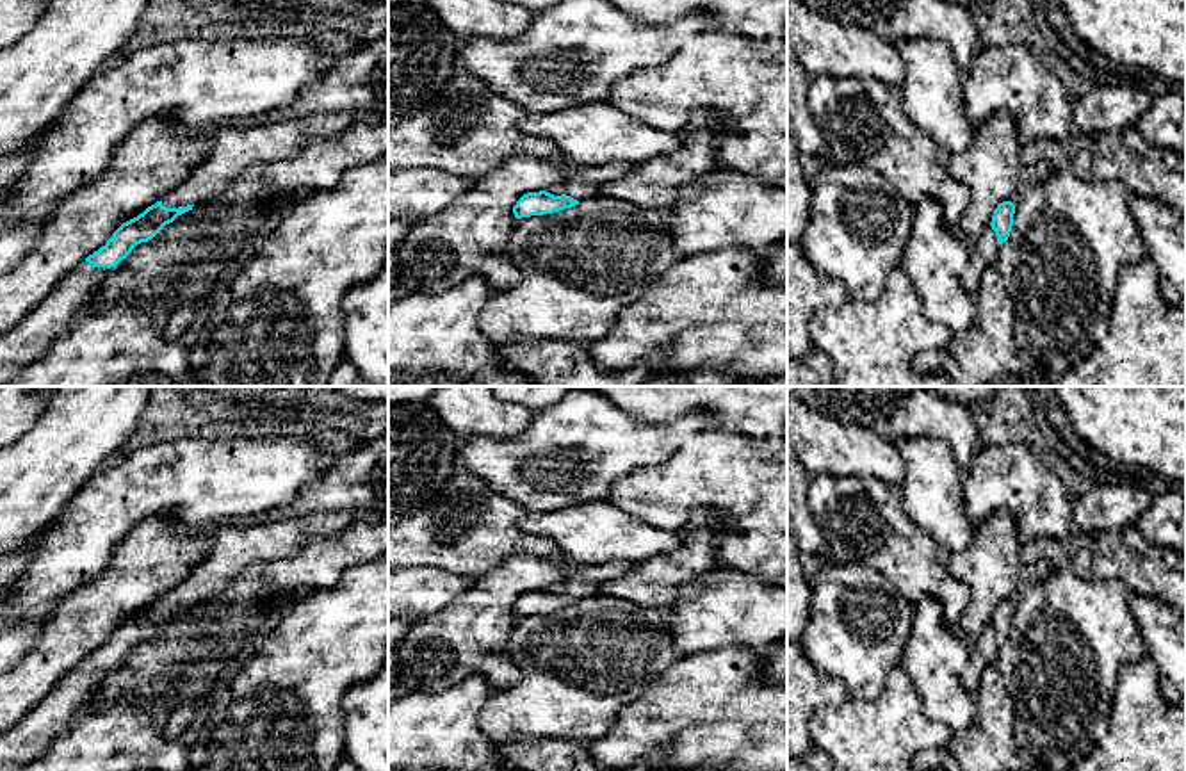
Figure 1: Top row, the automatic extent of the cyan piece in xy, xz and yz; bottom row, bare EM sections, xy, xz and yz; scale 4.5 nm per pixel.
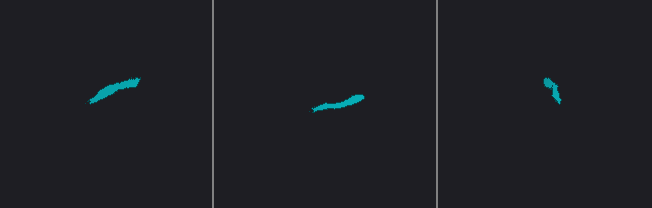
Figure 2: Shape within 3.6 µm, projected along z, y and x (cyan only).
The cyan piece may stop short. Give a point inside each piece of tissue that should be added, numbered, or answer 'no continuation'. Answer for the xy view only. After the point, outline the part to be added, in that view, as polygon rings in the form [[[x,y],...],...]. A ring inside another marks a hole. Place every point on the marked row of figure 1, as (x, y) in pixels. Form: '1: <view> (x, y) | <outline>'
1: xy (237, 146) | [[[347,110],[313,112],[288,119],[221,125],[210,130],[214,148],[183,185],[166,194],[166,208],[207,203],[219,196],[240,173],[255,164],[292,158],[312,137],[331,137],[354,123],[378,125],[386,114],[353,114]]]
2: xy (24, 344) | [[[80,264],[68,272],[16,326],[0,335],[0,386],[48,354],[50,345],[100,301],[100,288],[116,267]]]

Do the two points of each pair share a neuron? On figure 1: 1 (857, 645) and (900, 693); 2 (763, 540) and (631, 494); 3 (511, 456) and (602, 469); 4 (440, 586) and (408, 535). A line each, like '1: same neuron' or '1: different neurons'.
1: different neurons
2: same neuron
3: same neuron
4: different neurons

